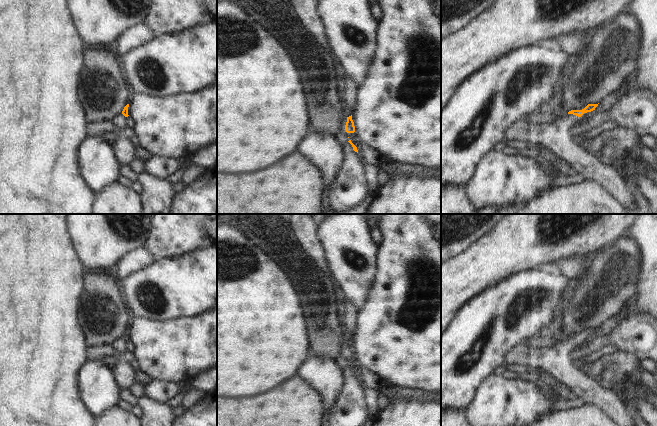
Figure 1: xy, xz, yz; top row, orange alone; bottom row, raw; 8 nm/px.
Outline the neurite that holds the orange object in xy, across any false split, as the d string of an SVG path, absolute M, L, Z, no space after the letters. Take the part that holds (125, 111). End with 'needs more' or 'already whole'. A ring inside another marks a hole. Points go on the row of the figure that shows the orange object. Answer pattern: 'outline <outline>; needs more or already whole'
outline M127 104L122 113L117 115L112 123L115 126L113 133L115 134L115 140L111 147L114 151L114 155L121 164L128 164L131 159L135 158L135 148L131 144L130 140L122 135L122 130L125 128L124 121L128 115Z; needs more

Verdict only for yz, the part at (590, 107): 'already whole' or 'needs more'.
needs more

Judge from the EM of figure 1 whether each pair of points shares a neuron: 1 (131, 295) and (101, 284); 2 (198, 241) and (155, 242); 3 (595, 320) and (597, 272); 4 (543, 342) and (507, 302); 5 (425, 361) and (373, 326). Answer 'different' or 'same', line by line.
1: different
2: same
3: same
4: different
5: same

